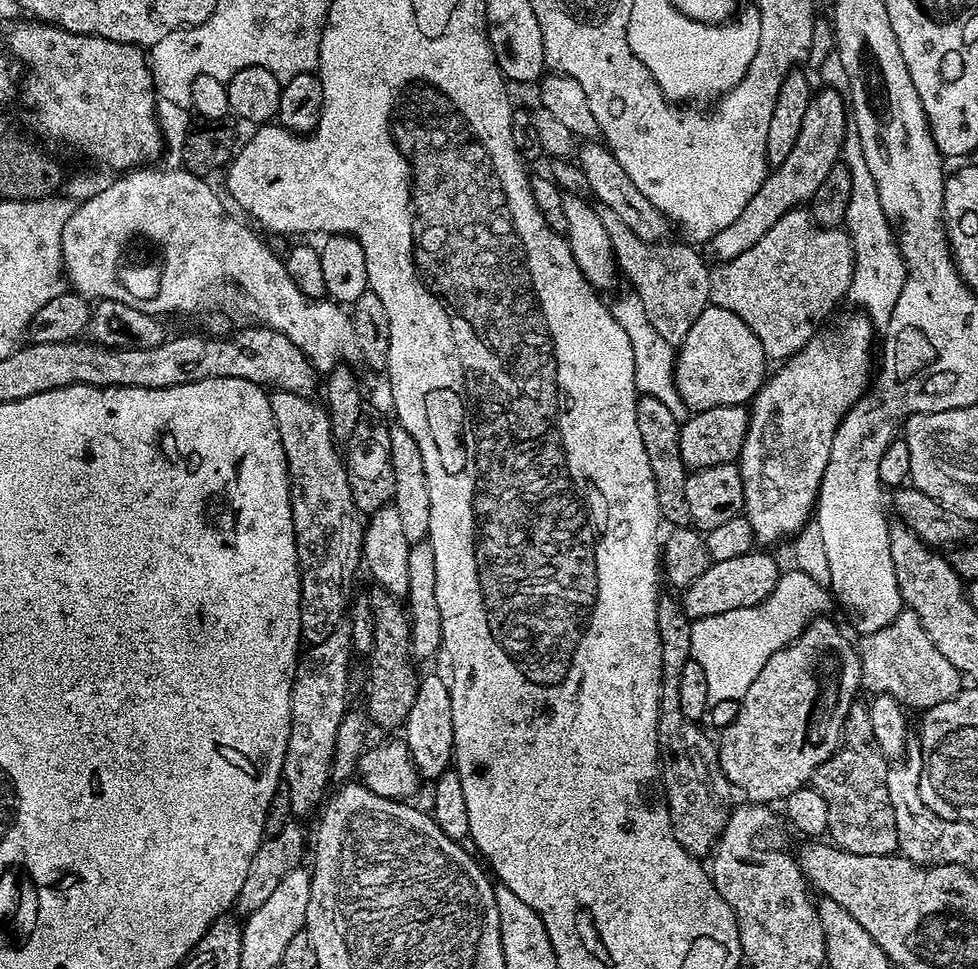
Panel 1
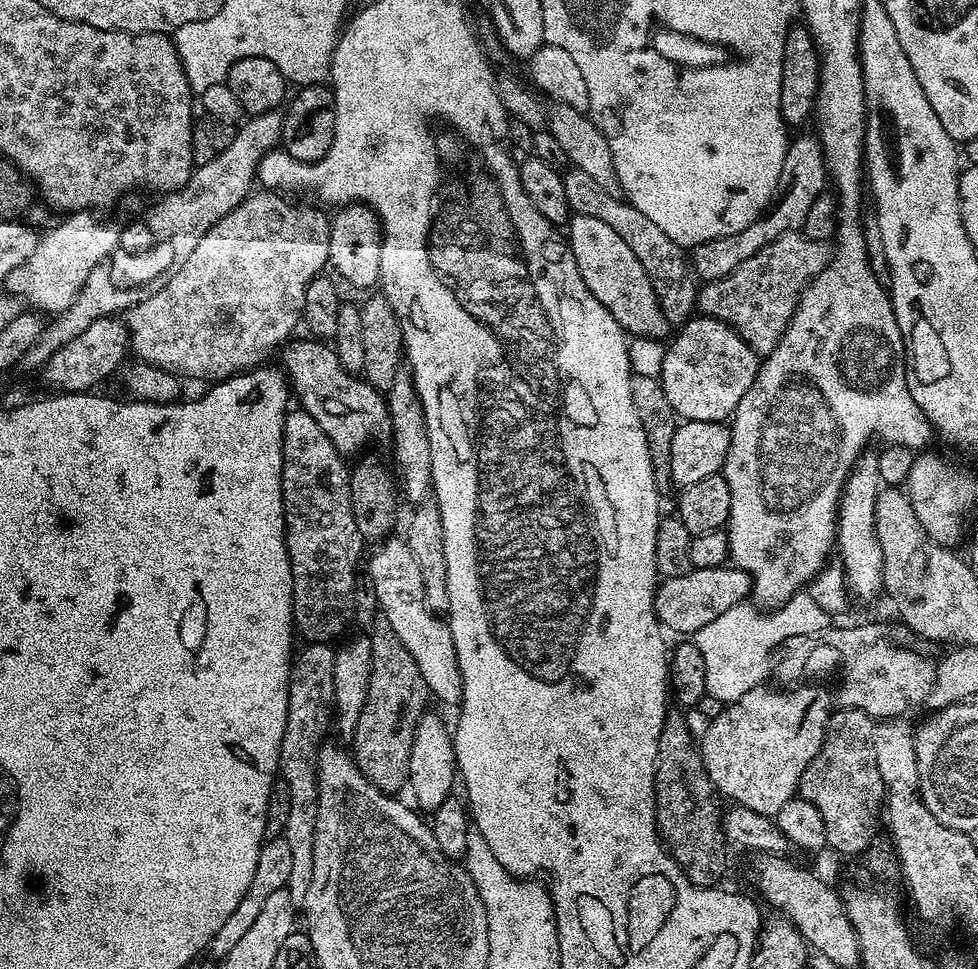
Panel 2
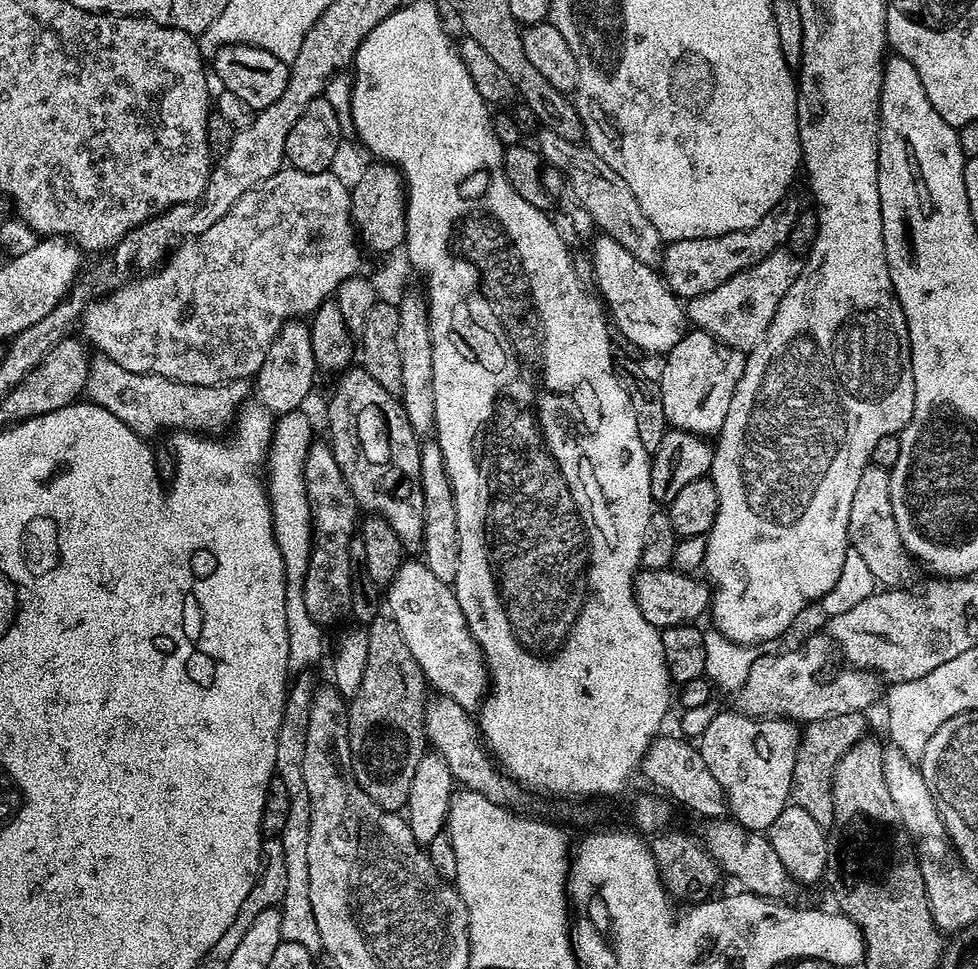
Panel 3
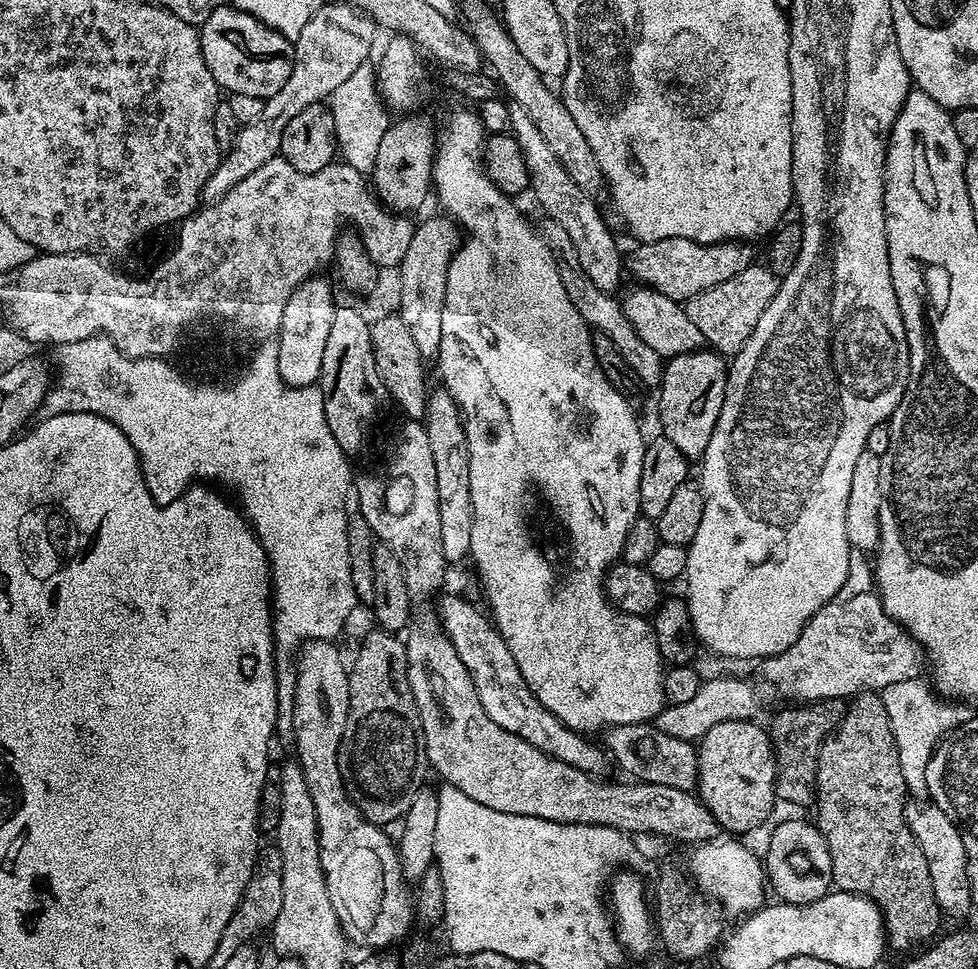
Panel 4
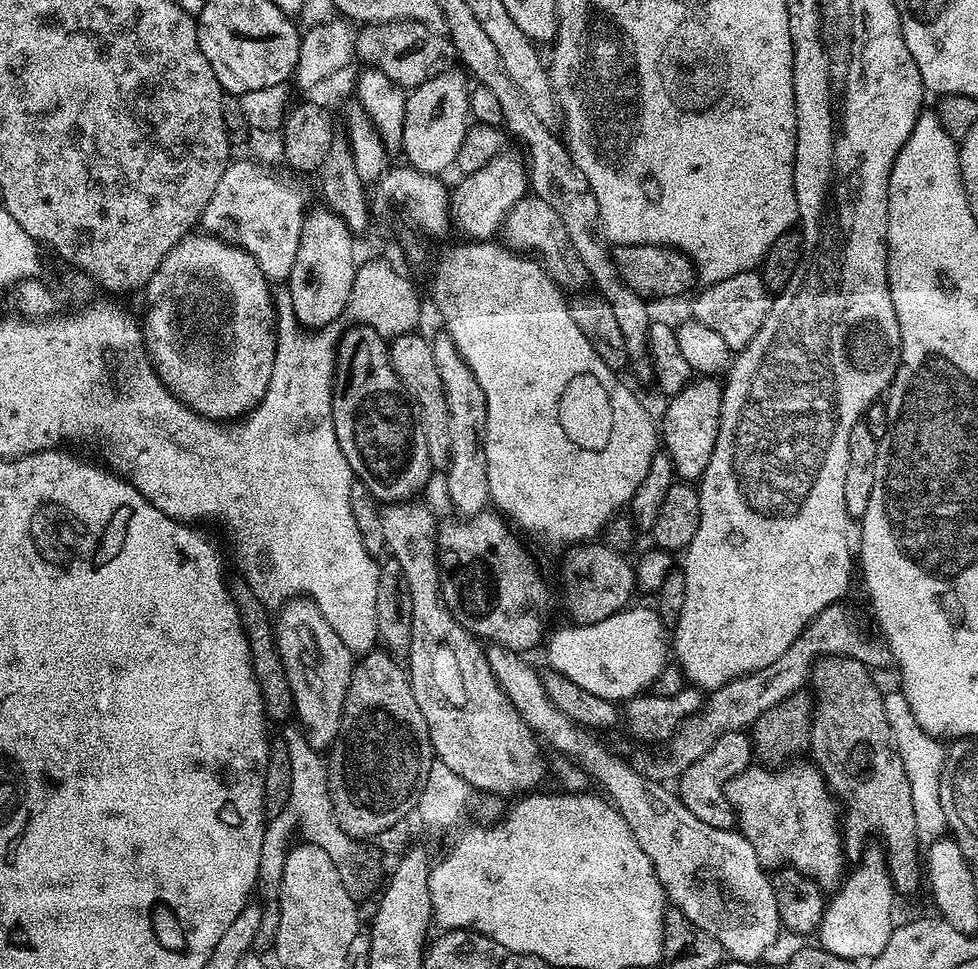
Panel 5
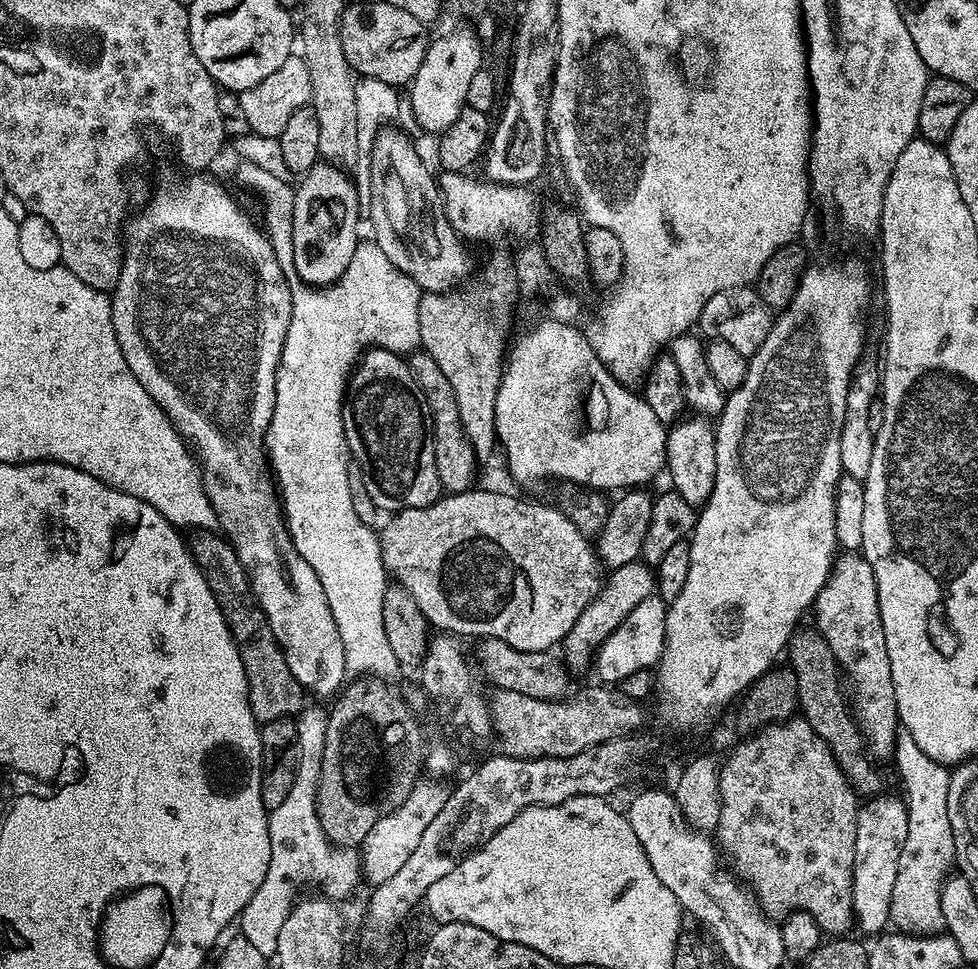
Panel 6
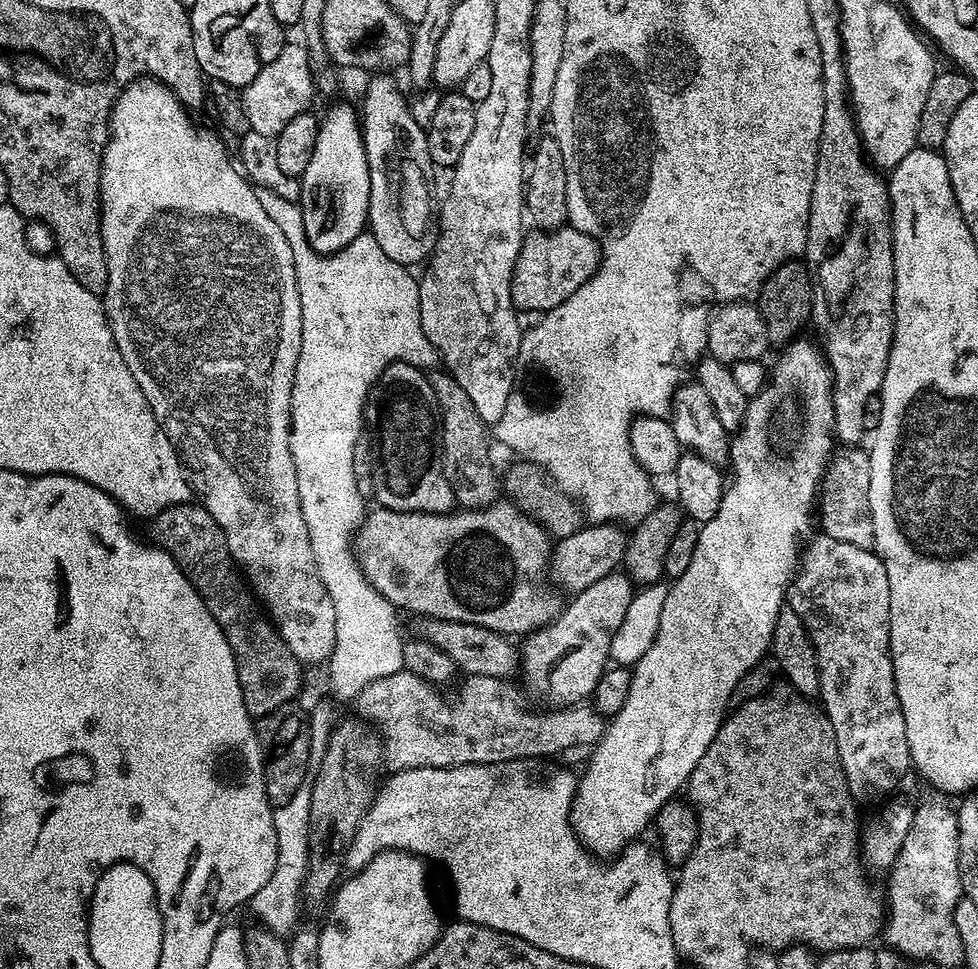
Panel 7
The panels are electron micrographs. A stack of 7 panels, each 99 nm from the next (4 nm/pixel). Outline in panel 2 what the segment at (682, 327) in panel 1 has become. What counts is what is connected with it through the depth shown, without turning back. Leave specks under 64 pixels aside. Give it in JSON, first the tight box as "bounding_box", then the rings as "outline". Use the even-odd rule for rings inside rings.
{"bounding_box":[563,167,698,326],"outline":[[[569,167],[563,177],[566,202],[573,213],[578,216],[590,214],[590,218],[599,218],[606,222],[606,226],[611,226],[622,237],[622,242],[626,242],[626,246],[634,250],[634,258],[642,262],[642,270],[646,270],[646,278],[650,280],[650,286],[654,286],[658,306],[669,325],[681,326],[692,319],[698,308],[698,280],[695,275],[690,274],[690,260],[685,249],[675,240],[666,238],[666,234],[662,234],[662,230],[658,230],[658,226],[654,226],[654,222],[650,222],[650,218],[646,218],[646,214],[629,204],[627,199],[602,190],[602,186],[598,186],[598,182],[590,178],[590,174]]]}

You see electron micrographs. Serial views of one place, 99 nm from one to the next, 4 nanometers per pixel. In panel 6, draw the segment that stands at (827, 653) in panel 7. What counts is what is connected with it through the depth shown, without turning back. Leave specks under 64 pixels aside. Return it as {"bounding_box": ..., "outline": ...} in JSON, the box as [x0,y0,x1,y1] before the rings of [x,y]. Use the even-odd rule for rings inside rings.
{"bounding_box":[814,554,898,757],"outline":[[[860,554],[837,555],[828,581],[816,596],[814,612],[816,621],[814,627],[822,634],[822,638],[830,646],[836,663],[839,664],[841,673],[846,677],[846,684],[852,687],[850,692],[850,711],[852,719],[864,735],[867,751],[873,757],[891,757],[896,748],[896,734],[898,731],[898,717],[896,714],[896,699],[894,698],[894,682],[890,674],[890,654],[886,654],[886,634],[882,630],[882,618],[878,606],[878,586],[874,582],[874,570],[870,562],[864,560]]]}

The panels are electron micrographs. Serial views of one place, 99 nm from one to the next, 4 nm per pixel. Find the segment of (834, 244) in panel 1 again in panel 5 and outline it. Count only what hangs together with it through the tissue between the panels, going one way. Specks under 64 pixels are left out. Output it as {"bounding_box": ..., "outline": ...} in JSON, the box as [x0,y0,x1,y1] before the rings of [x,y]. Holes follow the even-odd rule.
{"bounding_box":[691,271,770,350],"outline":[[[759,271],[734,274],[722,282],[714,282],[699,290],[701,292],[695,293],[696,301],[692,304],[691,315],[694,319],[702,322],[702,326],[710,326],[710,330],[714,330],[714,334],[719,334],[722,342],[726,342],[729,350],[746,348],[754,334],[758,334],[762,322],[766,322],[770,307],[770,293]]]}

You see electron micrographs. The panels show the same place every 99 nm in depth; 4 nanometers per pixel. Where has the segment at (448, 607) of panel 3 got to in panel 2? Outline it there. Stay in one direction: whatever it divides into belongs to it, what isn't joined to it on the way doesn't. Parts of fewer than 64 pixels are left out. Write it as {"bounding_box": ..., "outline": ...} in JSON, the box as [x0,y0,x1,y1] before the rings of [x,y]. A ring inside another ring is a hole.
{"bounding_box":[367,534,464,705],"outline":[[[396,534],[389,536],[383,544],[373,551],[376,553],[373,554],[372,561],[368,564],[367,579],[372,581],[376,591],[376,597],[380,603],[379,611],[386,618],[386,622],[390,622],[394,634],[398,634],[398,638],[402,638],[402,646],[406,646],[406,650],[410,650],[410,658],[414,658],[414,662],[418,662],[418,670],[422,670],[422,678],[426,678],[429,693],[435,699],[437,696],[444,704],[459,705],[464,680],[460,676],[460,666],[456,657],[452,635],[447,623],[441,617],[439,620],[436,617],[439,615],[428,607],[428,600],[424,596],[422,570],[418,570],[418,561],[414,558],[407,539],[400,537],[399,540],[398,537],[399,535]]]}

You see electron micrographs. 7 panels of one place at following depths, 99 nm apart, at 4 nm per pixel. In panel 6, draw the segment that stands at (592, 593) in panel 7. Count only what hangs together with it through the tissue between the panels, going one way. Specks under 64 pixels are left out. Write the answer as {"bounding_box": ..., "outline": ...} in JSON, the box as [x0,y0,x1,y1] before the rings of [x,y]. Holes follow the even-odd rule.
{"bounding_box":[562,559,656,673],"outline":[[[643,559],[626,562],[626,566],[618,566],[607,573],[606,579],[601,583],[600,592],[589,602],[586,610],[574,622],[574,626],[562,641],[564,656],[562,660],[573,673],[580,672],[584,667],[591,665],[594,660],[594,649],[598,648],[610,633],[638,606],[656,592],[656,578],[653,569],[645,564]]]}

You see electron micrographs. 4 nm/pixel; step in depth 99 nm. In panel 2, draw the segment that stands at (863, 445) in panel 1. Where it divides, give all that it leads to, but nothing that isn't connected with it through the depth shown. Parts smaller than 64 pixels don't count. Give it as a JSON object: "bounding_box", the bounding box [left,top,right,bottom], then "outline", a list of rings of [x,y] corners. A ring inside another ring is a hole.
{"bounding_box":[836,453,883,602],"outline":[[[861,453],[844,481],[837,508],[836,550],[840,552],[841,569],[849,593],[864,602],[874,599],[883,591],[882,550],[874,530],[874,502],[880,489],[877,474],[877,455]]]}

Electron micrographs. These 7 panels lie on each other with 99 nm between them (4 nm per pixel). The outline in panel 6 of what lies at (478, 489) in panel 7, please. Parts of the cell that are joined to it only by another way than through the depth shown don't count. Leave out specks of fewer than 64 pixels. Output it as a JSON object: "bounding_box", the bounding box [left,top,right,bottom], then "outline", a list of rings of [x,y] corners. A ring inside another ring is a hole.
{"bounding_box":[407,350,478,494],"outline":[[[417,350],[407,357],[407,361],[410,374],[414,374],[428,403],[428,410],[432,413],[434,466],[438,470],[441,489],[448,494],[469,491],[477,483],[478,461],[462,430],[462,420],[458,418],[458,402],[454,399],[454,386],[450,386],[450,382],[446,382],[446,374],[442,374],[438,362],[434,362],[434,358],[430,358],[428,352]]]}

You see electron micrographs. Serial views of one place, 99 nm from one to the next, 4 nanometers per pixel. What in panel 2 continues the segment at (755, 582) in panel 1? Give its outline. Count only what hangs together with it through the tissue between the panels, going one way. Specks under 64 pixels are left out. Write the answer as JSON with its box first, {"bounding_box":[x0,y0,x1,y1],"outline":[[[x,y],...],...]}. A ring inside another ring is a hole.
{"bounding_box":[656,566,750,634],"outline":[[[721,566],[719,568],[693,568],[685,576],[670,576],[659,581],[656,589],[656,618],[669,633],[688,632],[694,634],[714,622],[721,614],[726,614],[735,604],[745,603],[750,592],[750,578],[742,569],[735,566]]]}

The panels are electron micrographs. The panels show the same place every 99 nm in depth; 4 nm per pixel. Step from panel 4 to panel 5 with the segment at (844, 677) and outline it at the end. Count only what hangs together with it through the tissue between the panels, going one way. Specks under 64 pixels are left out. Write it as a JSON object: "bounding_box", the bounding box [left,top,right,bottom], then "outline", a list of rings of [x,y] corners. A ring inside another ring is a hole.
{"bounding_box":[634,602,889,781],"outline":[[[837,602],[819,612],[804,627],[804,633],[793,642],[790,650],[786,650],[786,654],[782,654],[782,658],[776,659],[770,666],[757,672],[747,672],[746,675],[734,678],[728,684],[715,689],[707,697],[706,706],[701,707],[700,711],[686,722],[682,722],[682,726],[675,736],[667,741],[666,746],[659,750],[648,750],[652,752],[644,752],[634,760],[636,771],[643,772],[644,776],[651,780],[679,781],[680,775],[690,766],[694,766],[694,762],[698,762],[698,758],[702,758],[702,754],[706,754],[706,750],[710,750],[710,746],[714,746],[714,742],[718,742],[722,734],[751,729],[753,722],[762,718],[762,714],[766,714],[770,706],[790,698],[790,694],[801,691],[809,683],[812,666],[821,656],[853,656],[872,670],[877,670],[876,668],[882,667],[886,662],[889,663],[888,645],[880,638],[871,640],[856,625],[855,618],[843,608],[844,606],[843,603]]]}

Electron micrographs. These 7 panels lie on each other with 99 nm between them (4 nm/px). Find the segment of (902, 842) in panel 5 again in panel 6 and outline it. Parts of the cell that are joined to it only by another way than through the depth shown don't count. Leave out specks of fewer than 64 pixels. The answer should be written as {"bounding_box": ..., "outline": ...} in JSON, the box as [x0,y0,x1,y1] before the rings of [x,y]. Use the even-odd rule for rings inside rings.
{"bounding_box":[786,627,884,798],"outline":[[[797,627],[788,639],[786,664],[792,669],[798,682],[798,712],[803,720],[810,722],[814,734],[827,742],[838,766],[843,770],[844,777],[852,784],[853,789],[861,797],[871,798],[881,791],[884,780],[875,768],[873,757],[866,751],[864,735],[856,721],[852,719],[849,701],[840,693],[842,673],[836,663],[830,646],[822,638],[815,627]]]}

